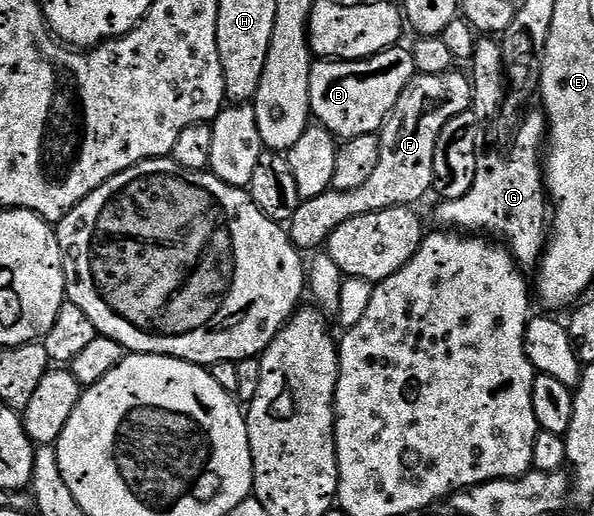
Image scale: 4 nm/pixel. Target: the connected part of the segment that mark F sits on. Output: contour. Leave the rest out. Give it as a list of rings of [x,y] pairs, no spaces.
[[[457,71],[426,75],[421,73],[402,91],[398,103],[384,122],[380,138],[380,162],[374,175],[354,191],[329,191],[309,201],[301,200],[298,211],[287,222],[288,238],[301,251],[316,251],[342,223],[358,215],[377,213],[399,205],[415,206],[433,188],[434,151],[442,127],[460,113],[469,112],[472,103],[472,82]]]

